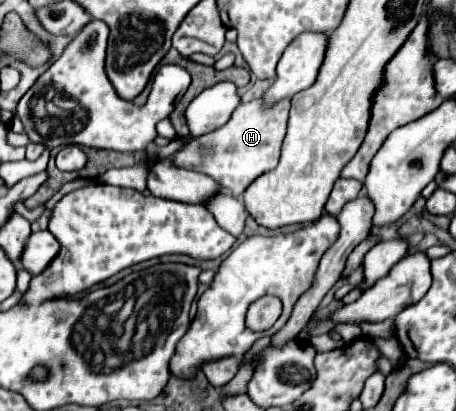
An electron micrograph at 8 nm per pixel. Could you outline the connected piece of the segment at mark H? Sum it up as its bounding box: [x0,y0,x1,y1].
[170,99,290,199]

